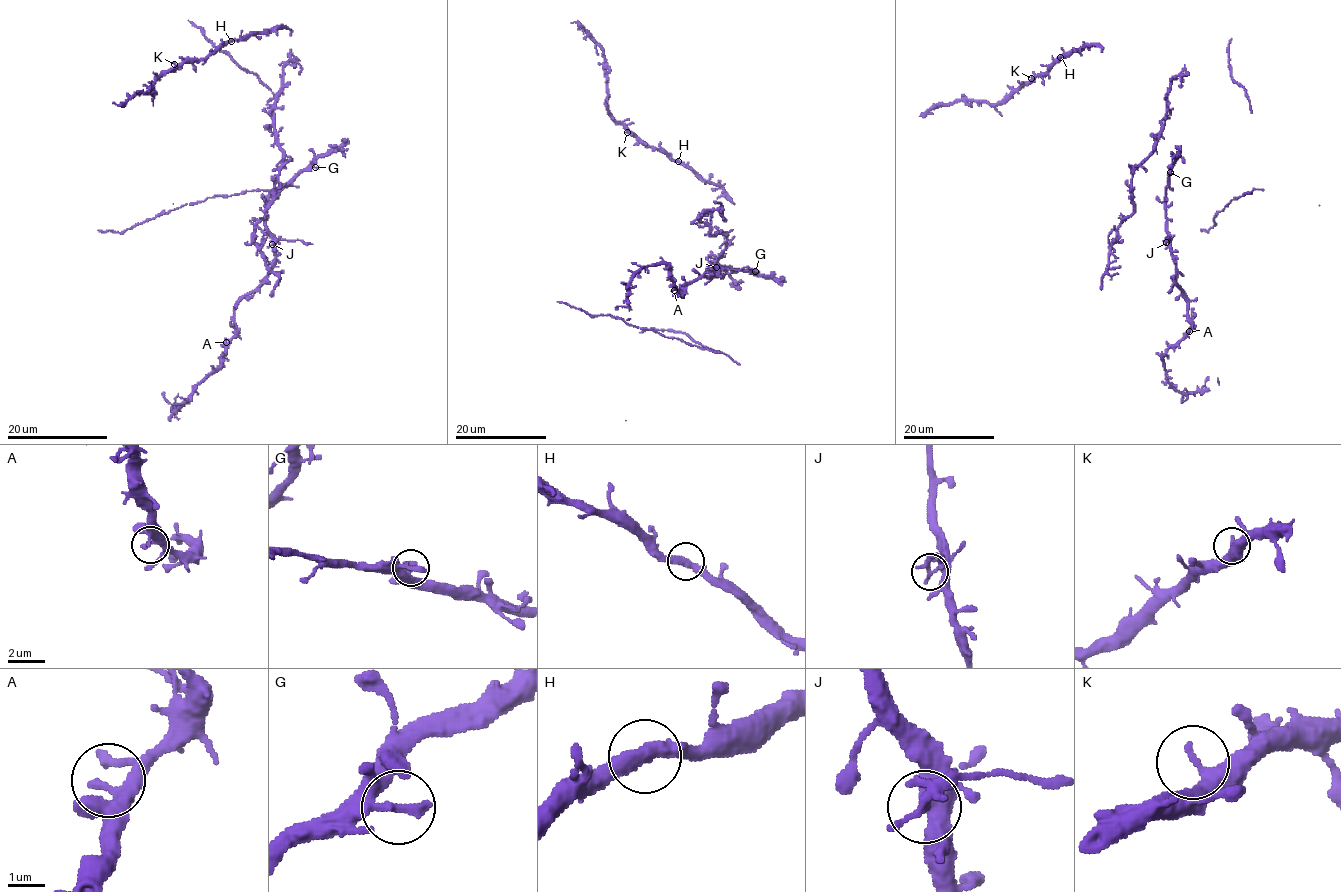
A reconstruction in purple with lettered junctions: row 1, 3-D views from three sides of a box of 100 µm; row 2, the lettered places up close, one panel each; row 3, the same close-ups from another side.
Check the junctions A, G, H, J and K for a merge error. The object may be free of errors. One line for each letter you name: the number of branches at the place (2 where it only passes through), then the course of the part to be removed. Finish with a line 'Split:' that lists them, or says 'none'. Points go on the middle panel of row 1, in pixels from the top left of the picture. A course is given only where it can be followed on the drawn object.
J: branches 2; course (716, 267), (752, 268)
Split: J

